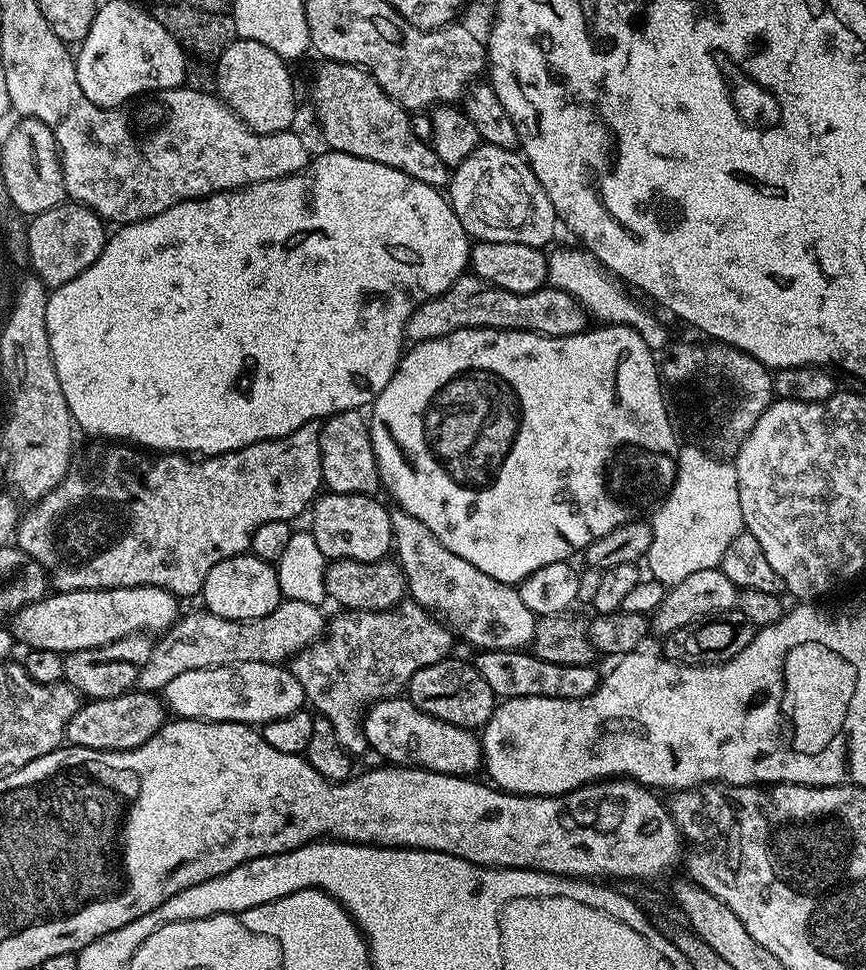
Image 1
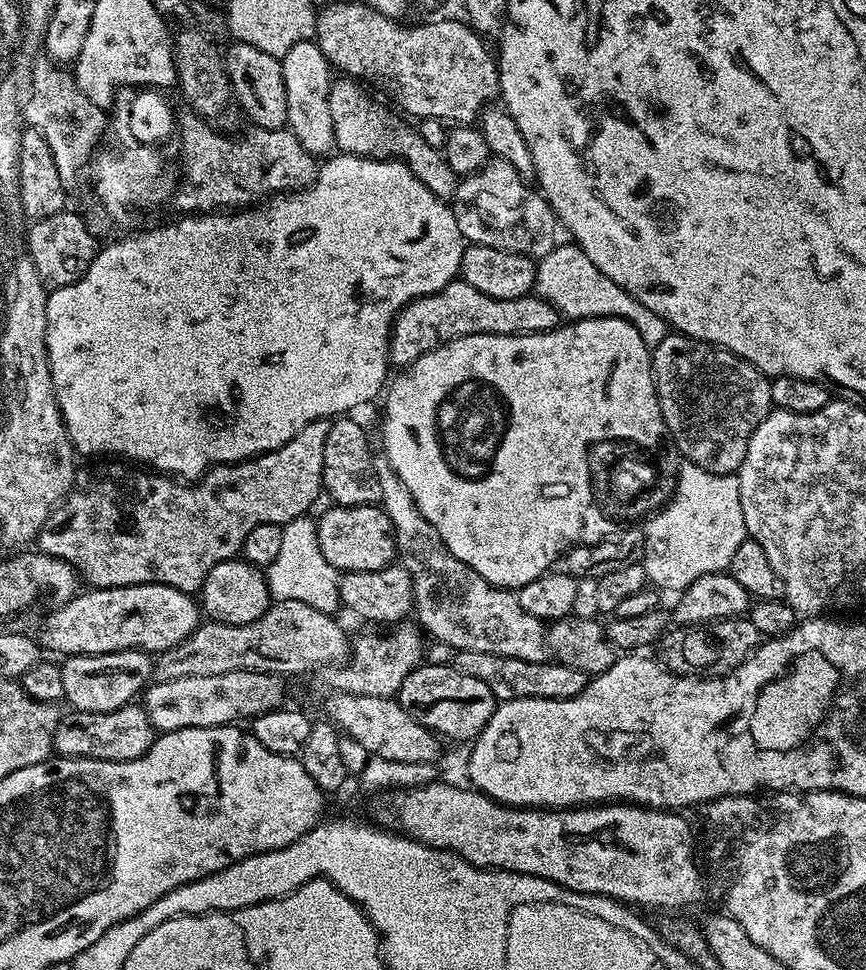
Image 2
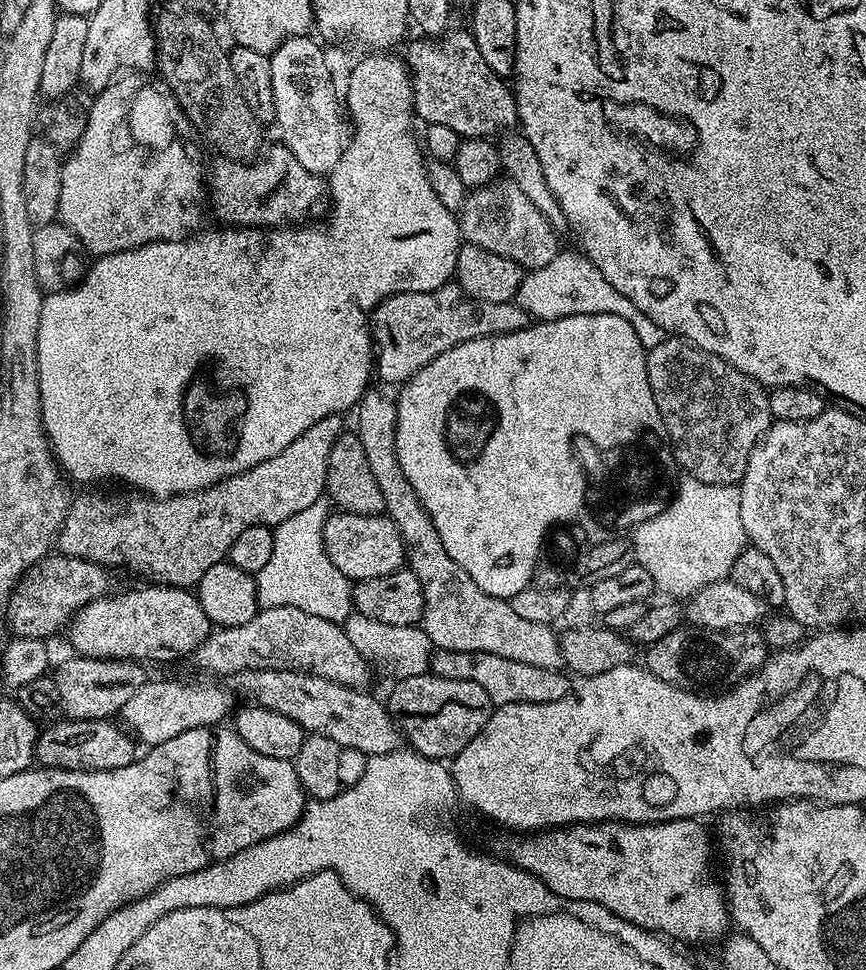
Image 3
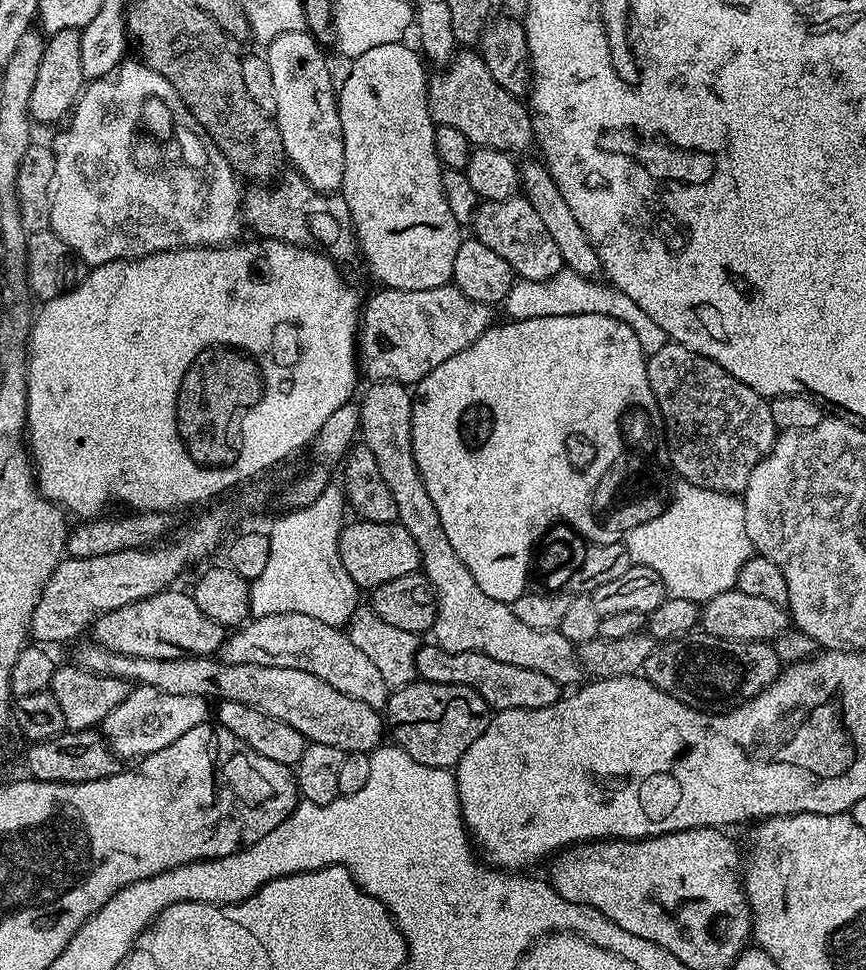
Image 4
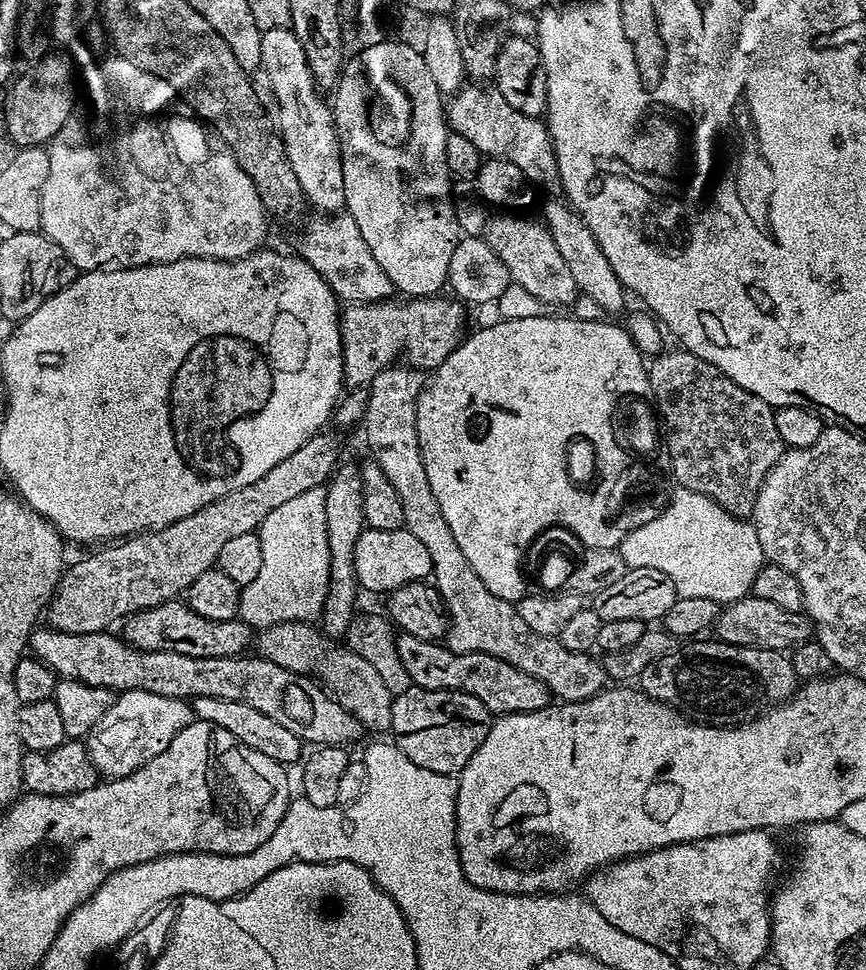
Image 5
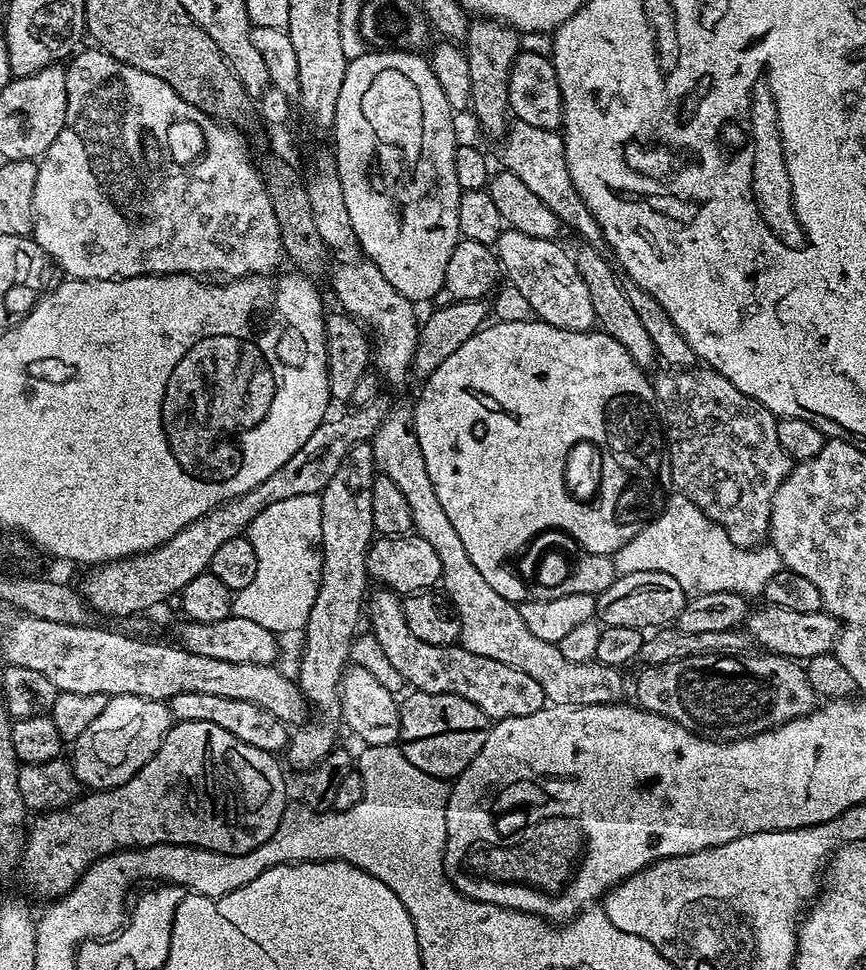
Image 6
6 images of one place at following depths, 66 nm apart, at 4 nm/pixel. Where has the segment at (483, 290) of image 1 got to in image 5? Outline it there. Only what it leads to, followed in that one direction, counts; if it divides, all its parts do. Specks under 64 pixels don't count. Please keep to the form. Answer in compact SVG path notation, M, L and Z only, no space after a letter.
M448 294L422 296L419 298L389 298L375 300L373 304L348 304L339 313L340 345L344 363L344 388L351 390L372 383L382 370L393 367L400 355L404 355L413 369L428 368L435 370L450 353L460 345L466 335L464 329L464 308L461 301Z

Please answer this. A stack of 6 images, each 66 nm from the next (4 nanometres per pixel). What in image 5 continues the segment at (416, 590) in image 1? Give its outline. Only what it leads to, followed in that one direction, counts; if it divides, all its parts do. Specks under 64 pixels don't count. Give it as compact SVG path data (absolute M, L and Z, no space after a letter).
M400 367L382 370L382 374L367 385L368 401L362 427L368 439L368 448L372 451L369 452L371 459L382 466L382 474L390 478L390 486L394 486L398 502L402 502L404 527L430 553L431 579L448 611L447 648L455 652L481 652L502 658L502 662L510 662L510 666L518 666L518 670L526 670L526 674L542 678L542 682L550 686L553 697L560 702L588 700L598 695L606 687L603 663L599 659L591 660L592 656L587 652L568 650L555 636L534 634L534 630L526 626L522 614L518 614L515 603L498 598L498 594L490 594L482 578L474 574L474 566L466 562L466 554L462 554L462 546L458 546L438 506L438 498L434 498L434 490L430 490L430 478L426 478L426 466L422 462L418 442L416 405L421 385L412 381L414 372L411 367Z

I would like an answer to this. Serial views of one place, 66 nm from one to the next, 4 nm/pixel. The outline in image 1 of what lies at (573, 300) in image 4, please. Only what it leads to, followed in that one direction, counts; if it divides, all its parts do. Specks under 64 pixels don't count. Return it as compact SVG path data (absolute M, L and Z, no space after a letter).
M580 246L575 247L553 247L547 253L548 284L573 296L584 307L589 317L597 316L600 319L597 321L601 325L621 324L632 328L638 334L642 334L642 342L646 342L646 346L650 346L652 352L663 353L670 343L667 326L654 313L647 312L638 301L631 300L624 293L625 285L617 280L607 268L603 268L587 250Z

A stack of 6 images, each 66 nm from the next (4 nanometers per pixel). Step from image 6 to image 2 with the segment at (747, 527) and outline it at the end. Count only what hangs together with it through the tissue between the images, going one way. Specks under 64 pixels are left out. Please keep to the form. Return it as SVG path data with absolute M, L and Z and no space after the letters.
M670 334L662 338L651 353L654 390L658 394L667 439L676 444L676 451L687 463L702 466L702 470L710 470L710 474L731 476L739 473L754 430L758 430L774 407L770 398L771 379L730 350L689 336Z

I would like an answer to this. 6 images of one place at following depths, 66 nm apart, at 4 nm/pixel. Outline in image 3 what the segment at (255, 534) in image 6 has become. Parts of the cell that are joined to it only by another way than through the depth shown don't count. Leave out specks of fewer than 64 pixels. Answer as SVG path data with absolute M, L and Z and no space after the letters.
M321 502L306 506L306 510L294 514L294 518L286 518L286 522L275 525L274 551L270 554L270 562L255 573L261 608L294 606L298 610L306 610L306 614L318 614L318 618L326 618L338 625L343 625L354 611L353 581L348 580L326 554L324 527L329 515L329 505Z

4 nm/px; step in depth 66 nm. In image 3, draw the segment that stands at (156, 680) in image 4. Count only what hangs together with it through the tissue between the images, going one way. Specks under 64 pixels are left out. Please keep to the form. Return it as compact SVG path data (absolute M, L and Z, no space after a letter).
M242 670L227 677L226 687L237 697L245 696L245 701L255 707L266 710L278 710L278 714L286 714L286 718L294 718L298 726L304 728L305 733L313 736L325 736L333 742L338 742L340 749L362 750L367 756L377 756L387 752L395 752L401 747L402 733L396 726L392 713L383 699L375 700L368 690L347 688L333 680L321 676L312 676L309 672L291 672L290 670Z

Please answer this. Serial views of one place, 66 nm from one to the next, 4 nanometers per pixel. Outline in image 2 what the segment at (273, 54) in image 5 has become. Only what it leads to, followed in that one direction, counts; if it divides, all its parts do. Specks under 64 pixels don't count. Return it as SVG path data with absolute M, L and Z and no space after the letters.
M312 40L295 43L280 60L280 65L282 66L282 82L286 86L287 127L311 156L327 157L336 143L334 122L330 122L330 102L328 101L334 79L332 65Z

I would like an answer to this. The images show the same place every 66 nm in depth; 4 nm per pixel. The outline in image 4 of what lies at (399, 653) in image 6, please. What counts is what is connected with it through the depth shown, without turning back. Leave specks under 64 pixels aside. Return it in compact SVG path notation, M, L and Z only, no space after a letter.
M424 642L419 645L416 654L416 674L419 679L430 682L470 686L475 692L482 694L489 708L496 712L515 708L538 710L546 706L554 706L562 698L562 685L538 670L510 666L510 662L498 662L498 658L490 658L486 654L477 652L442 650L435 642L428 642L428 644Z

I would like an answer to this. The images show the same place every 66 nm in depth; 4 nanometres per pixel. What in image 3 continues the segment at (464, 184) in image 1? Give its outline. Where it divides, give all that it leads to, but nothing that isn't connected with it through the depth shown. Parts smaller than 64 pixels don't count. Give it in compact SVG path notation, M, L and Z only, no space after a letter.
M500 178L491 184L471 189L462 210L458 213L458 219L461 237L467 243L482 246L482 250L490 250L490 254L502 254L502 258L518 262L518 266L525 270L546 266L546 262L550 262L562 248L561 237L550 226L550 222L546 222L546 218L530 202L530 198L526 198L526 194L522 194L522 190L518 190L518 186L514 186L507 178Z

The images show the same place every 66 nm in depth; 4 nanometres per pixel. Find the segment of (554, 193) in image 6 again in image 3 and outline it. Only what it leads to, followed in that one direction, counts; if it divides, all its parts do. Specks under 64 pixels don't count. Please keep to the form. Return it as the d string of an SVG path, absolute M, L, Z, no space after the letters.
M448 30L439 38L419 38L408 48L406 63L412 74L412 91L414 93L414 112L424 119L425 125L437 124L450 126L450 130L458 130L461 138L482 136L495 137L517 123L516 97L513 89L506 85L505 77L490 70L482 54L478 51L478 42L474 42L471 31L453 32Z

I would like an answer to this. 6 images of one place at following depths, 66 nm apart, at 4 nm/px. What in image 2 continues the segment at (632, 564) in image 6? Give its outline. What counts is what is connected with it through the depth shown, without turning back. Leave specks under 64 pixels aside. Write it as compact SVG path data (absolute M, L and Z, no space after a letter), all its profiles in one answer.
M681 463L676 493L643 525L642 531L642 563L649 581L657 589L679 594L698 578L727 570L734 550L748 536L742 518L739 475L710 474L702 466Z

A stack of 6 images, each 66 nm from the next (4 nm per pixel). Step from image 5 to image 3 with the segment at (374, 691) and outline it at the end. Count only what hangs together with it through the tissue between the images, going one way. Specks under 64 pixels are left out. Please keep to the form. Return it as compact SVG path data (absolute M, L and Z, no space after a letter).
M274 606L261 608L250 622L242 626L216 628L196 647L190 656L191 662L197 664L204 672L213 672L216 676L227 678L242 670L290 670L291 672L309 672L312 676L321 676L344 684L347 688L363 689L368 680L369 661L354 648L344 633L341 625L330 622L326 618L318 618L318 614L306 614L306 610L298 610L294 606Z

